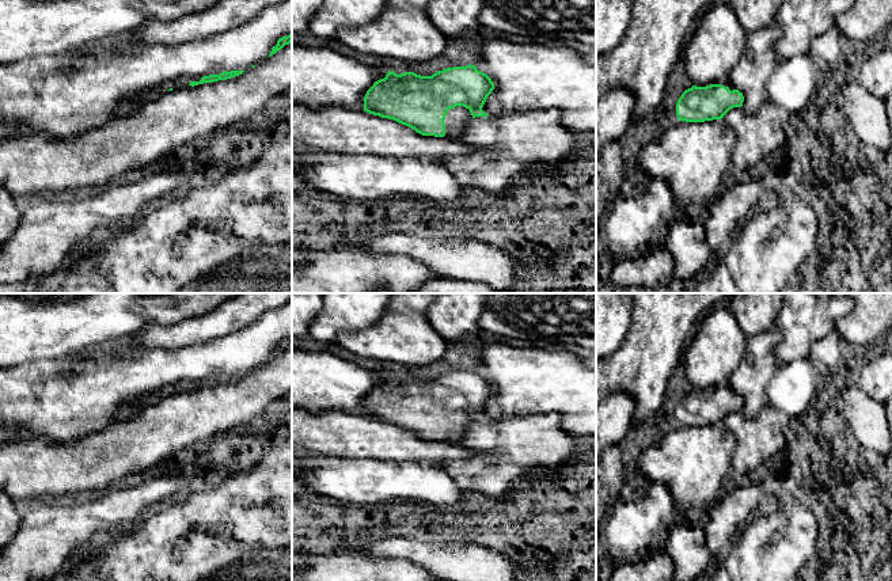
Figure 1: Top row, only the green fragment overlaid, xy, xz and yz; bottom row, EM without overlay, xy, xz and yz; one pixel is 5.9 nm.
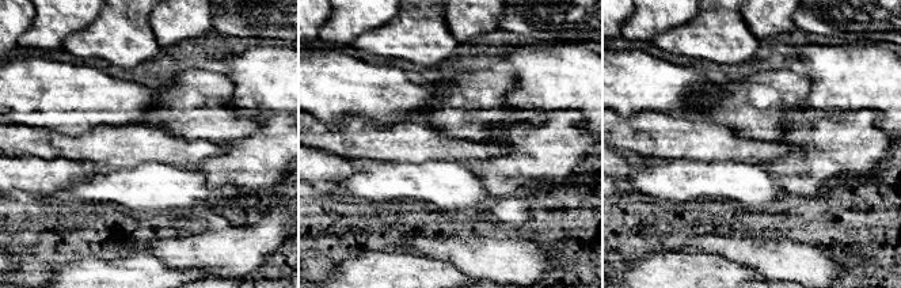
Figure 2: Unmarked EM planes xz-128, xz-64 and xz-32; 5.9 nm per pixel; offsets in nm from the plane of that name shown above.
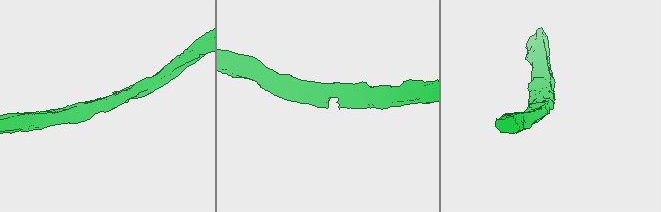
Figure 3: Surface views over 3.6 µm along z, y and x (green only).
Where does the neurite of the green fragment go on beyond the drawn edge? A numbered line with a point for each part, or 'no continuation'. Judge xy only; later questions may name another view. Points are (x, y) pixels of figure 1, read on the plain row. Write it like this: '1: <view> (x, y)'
1: xy (148, 399)

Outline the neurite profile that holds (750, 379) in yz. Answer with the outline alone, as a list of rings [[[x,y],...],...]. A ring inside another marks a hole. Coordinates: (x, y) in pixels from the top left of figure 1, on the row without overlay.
[[[777,327],[748,338],[741,362],[732,372],[729,384],[743,398],[741,413],[747,418],[755,418],[768,405],[766,391],[777,367],[774,350],[781,338]]]

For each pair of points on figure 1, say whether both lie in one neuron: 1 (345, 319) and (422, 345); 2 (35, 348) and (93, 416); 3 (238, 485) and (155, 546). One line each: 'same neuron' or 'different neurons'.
1: different neurons
2: different neurons
3: same neuron

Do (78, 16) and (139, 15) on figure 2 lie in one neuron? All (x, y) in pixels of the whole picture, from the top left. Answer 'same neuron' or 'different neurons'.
different neurons

